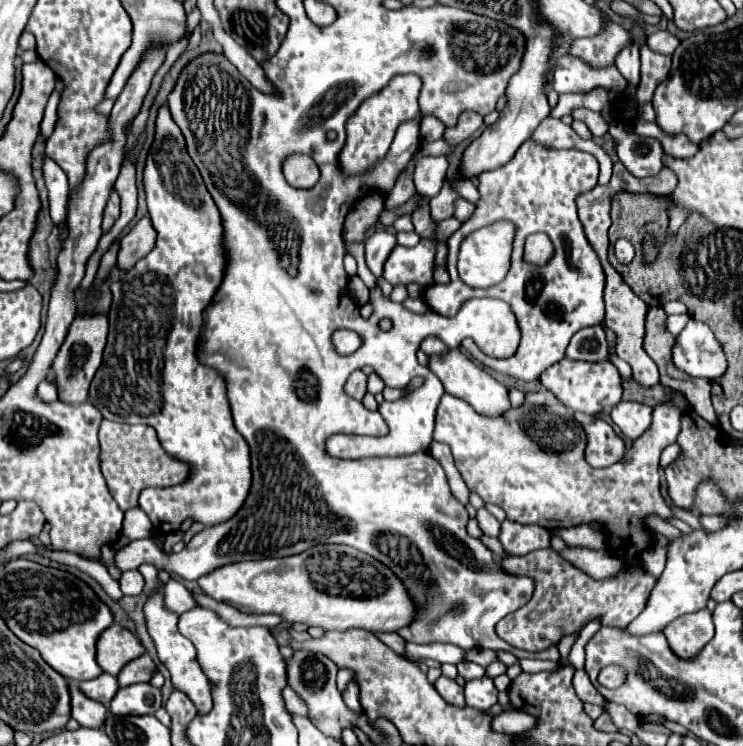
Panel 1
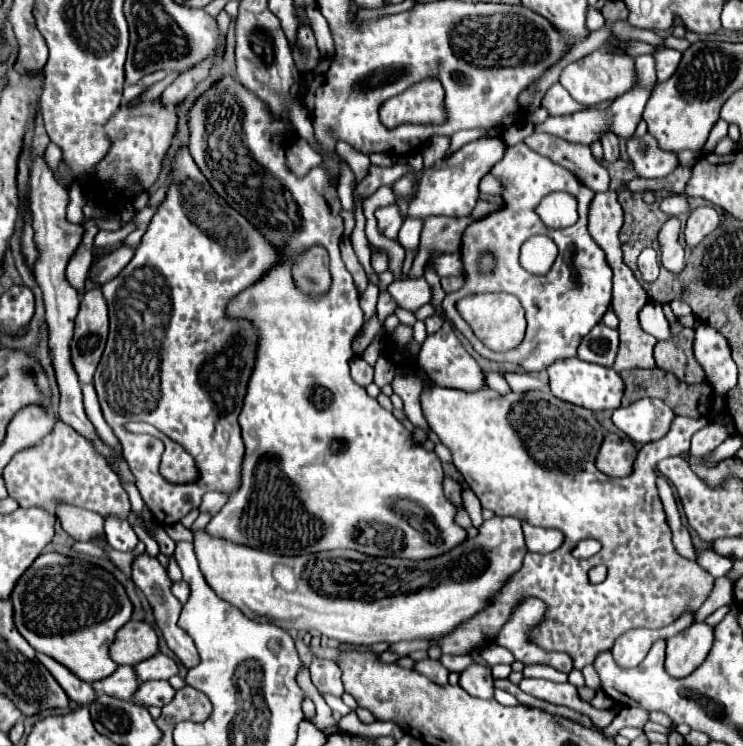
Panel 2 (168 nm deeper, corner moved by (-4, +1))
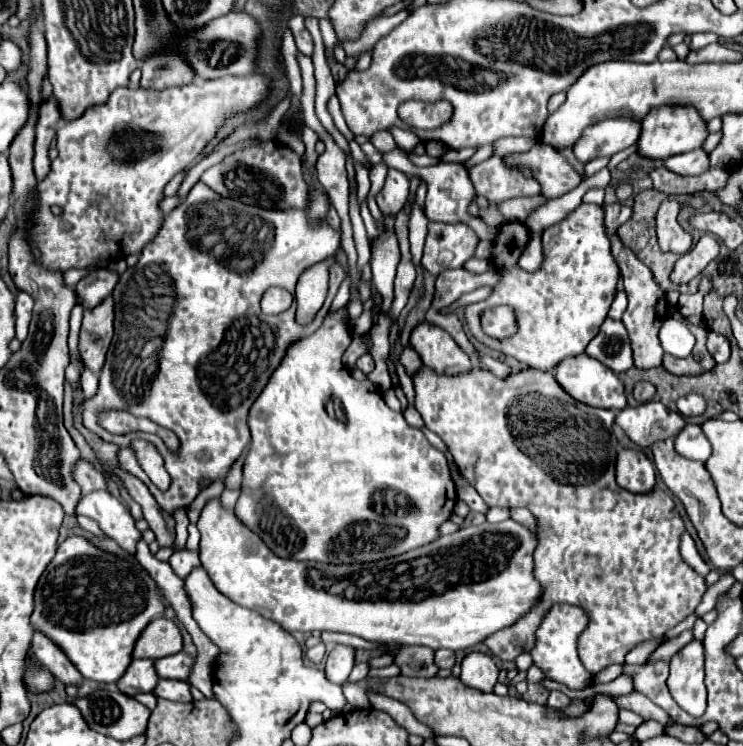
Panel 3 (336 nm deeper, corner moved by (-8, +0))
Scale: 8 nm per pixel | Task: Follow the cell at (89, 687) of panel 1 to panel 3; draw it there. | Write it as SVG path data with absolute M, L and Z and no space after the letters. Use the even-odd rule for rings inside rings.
M133 659L131 667L119 679L117 687L121 693L127 693L129 697L133 697L137 693L153 693L157 687L157 681L159 681L159 675L155 669L155 659Z

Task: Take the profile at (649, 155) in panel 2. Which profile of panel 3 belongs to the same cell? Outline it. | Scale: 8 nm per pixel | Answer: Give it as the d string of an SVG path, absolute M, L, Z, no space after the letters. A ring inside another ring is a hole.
M695 149L691 153L683 153L683 155L673 155L671 159L665 161L665 167L669 171L675 171L679 175L701 175L709 169L709 153L705 153L703 149Z

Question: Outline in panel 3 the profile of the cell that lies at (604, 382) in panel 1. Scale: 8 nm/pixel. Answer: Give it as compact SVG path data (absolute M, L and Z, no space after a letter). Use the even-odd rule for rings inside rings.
M585 353L563 359L563 363L557 365L555 379L559 381L559 385L563 385L563 389L573 399L577 399L585 405L593 405L593 407L601 407L601 409L615 409L615 411L621 411L627 405L625 387L619 381L619 377L611 369L607 369L603 363L599 363L597 359L593 359Z

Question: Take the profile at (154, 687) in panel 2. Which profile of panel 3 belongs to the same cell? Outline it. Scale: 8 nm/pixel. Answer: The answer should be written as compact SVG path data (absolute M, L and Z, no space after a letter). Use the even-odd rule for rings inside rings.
M161 679L159 687L155 689L157 697L163 699L171 699L171 701L193 701L191 699L191 685L187 681L169 681L169 679Z

